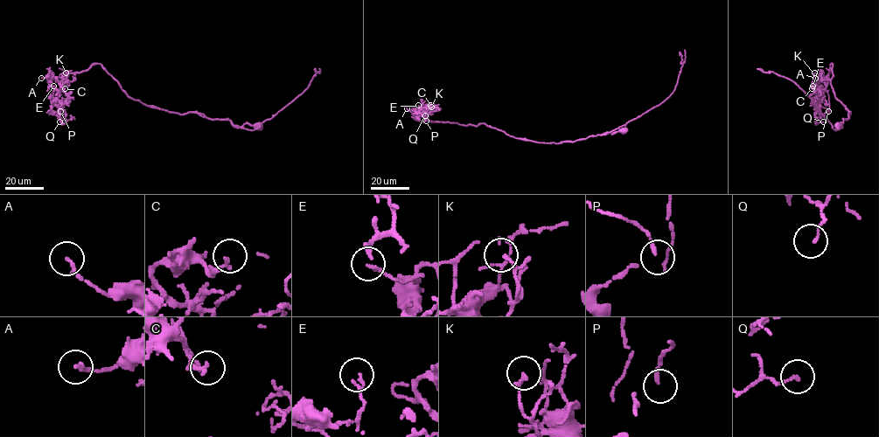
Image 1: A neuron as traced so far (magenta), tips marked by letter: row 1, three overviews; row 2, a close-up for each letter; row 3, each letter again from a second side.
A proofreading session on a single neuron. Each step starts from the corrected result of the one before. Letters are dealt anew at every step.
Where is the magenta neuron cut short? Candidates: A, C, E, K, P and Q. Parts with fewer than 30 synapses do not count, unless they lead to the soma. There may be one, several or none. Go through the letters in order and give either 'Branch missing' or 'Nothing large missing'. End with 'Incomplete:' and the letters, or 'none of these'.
A: Nothing large missing
C: Nothing large missing
E: Nothing large missing
K: Nothing large missing
P: Nothing large missing
Q: Nothing large missing
Incomplete: none of these

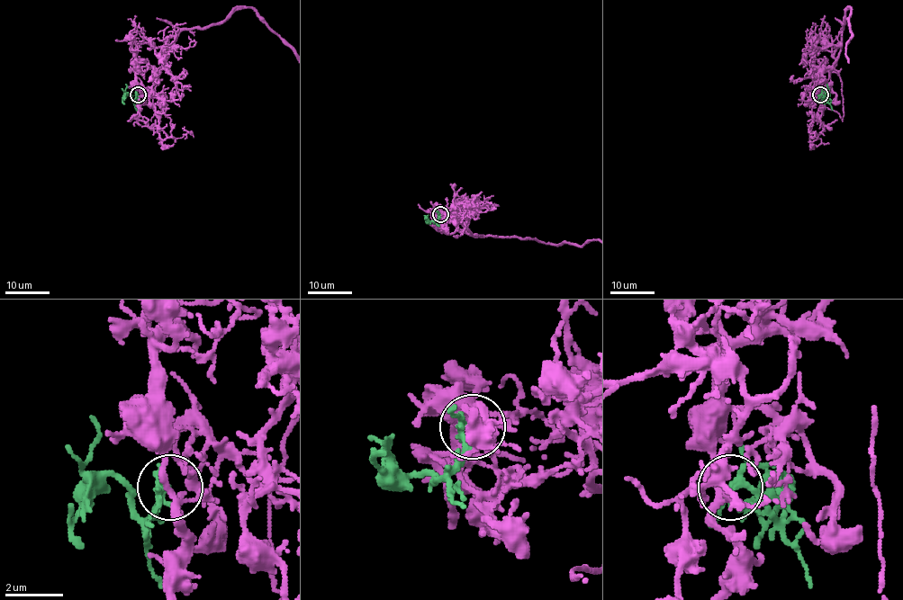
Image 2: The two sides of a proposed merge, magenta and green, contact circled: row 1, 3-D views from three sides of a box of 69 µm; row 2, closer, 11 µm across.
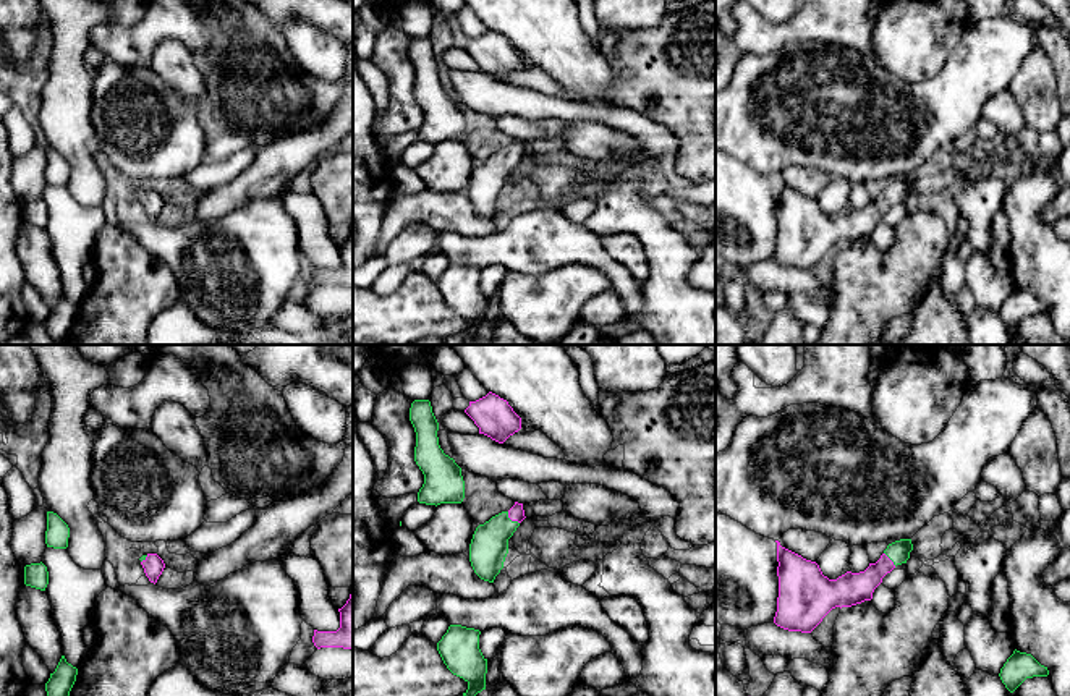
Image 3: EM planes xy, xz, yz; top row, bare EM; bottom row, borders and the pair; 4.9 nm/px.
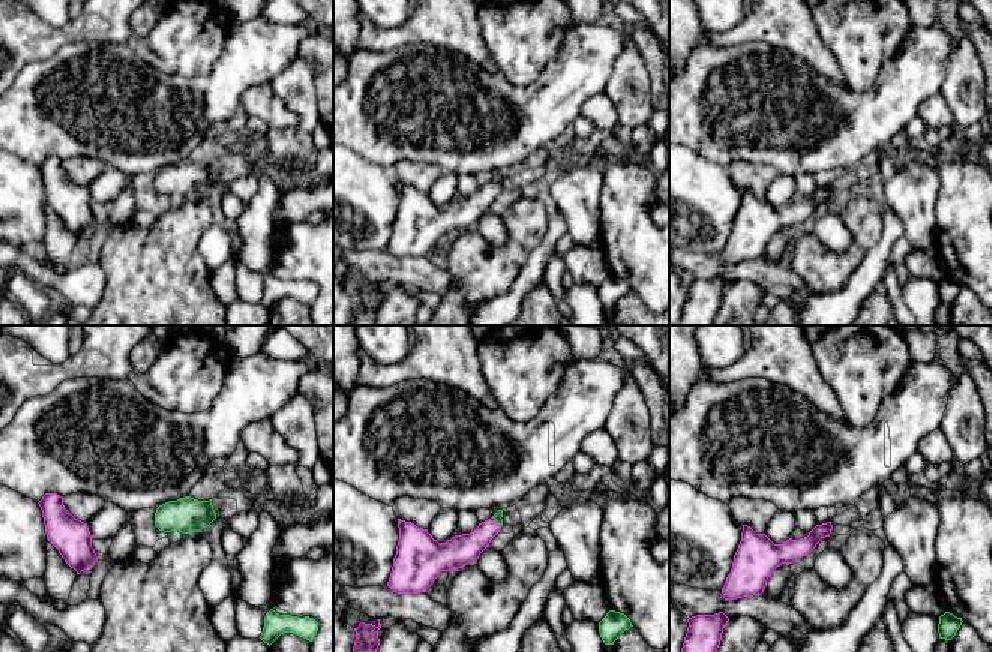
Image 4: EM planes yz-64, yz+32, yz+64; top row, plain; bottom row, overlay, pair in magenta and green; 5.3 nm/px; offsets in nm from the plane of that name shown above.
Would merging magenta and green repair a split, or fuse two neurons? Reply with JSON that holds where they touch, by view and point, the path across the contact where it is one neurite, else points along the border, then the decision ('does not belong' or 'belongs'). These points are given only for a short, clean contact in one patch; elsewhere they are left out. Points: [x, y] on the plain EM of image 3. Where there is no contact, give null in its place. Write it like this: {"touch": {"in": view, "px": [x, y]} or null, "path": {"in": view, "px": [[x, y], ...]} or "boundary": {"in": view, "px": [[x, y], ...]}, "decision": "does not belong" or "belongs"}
{"touch": {"in": "xz", "px": [512, 157]}, "path": {"in": "xz", "px": [[515, 151], [512, 157], [489, 183]]}, "decision": "belongs"}

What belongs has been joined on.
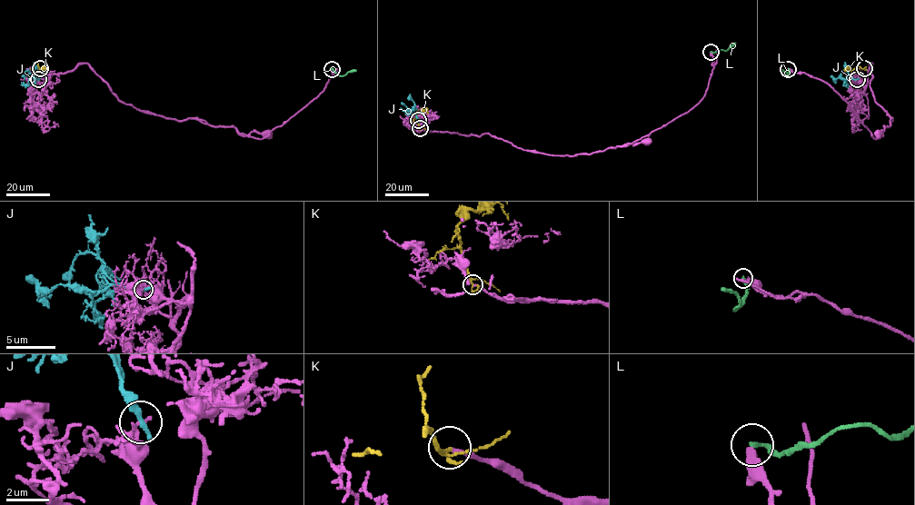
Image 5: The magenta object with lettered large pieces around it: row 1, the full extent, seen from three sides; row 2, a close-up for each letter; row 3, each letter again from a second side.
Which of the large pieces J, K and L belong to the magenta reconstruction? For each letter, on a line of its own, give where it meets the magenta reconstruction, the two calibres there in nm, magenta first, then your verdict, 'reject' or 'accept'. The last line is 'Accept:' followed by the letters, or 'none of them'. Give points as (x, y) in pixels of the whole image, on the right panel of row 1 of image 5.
J: contact (857, 79); calibres 160 and 360 nm; reject
K: contact (864, 68); calibres 190 and 150 nm; accept
L: contact (788, 69); calibres 340 and 180 nm; reject
Accept: K

